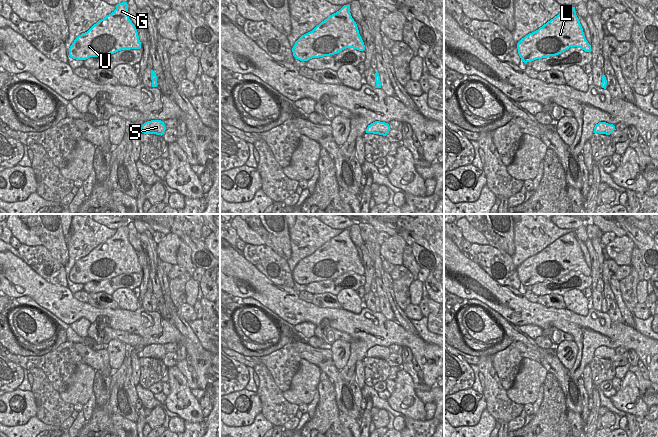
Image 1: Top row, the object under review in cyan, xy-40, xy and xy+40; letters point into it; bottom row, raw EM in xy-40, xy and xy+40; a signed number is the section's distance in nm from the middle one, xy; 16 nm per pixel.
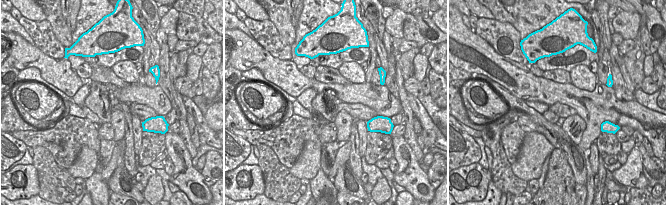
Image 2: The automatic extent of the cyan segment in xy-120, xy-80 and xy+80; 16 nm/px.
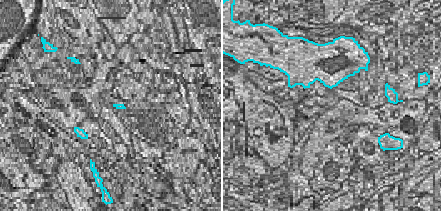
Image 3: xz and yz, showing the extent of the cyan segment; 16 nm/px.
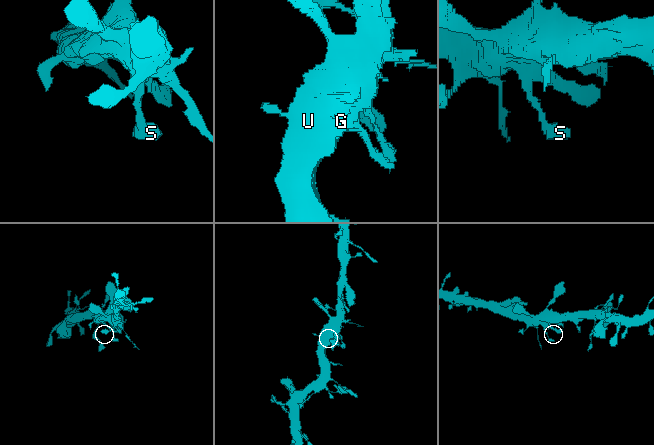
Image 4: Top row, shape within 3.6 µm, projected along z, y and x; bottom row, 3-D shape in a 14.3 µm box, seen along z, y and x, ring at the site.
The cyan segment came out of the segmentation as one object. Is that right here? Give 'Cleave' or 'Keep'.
Keep

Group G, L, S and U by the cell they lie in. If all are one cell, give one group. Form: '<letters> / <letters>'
G L S U

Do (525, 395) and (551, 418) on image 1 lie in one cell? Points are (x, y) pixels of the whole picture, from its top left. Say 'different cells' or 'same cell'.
different cells

